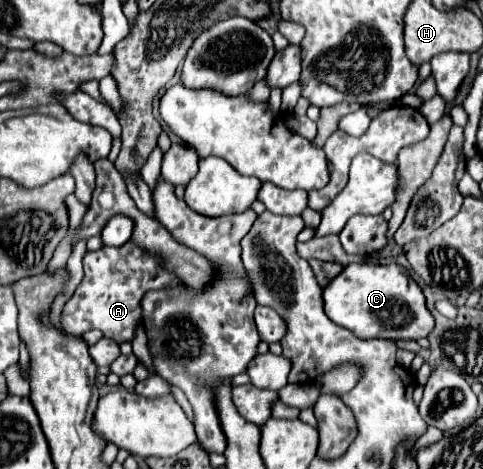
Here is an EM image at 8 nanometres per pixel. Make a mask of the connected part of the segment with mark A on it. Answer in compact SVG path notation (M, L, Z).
M130 241L120 246L120 248L102 246L96 252L86 252L82 284L76 288L74 296L66 302L66 308L62 310L62 316L60 316L60 324L70 334L84 334L86 330L96 328L106 338L114 338L116 342L132 340L134 328L142 320L142 316L140 316L140 300L142 300L142 296L148 290L158 290L158 288L164 288L164 286L170 286L170 284L174 286L178 282L182 282L178 276L174 276L172 272L168 272L162 266L158 266L158 260L152 254L146 254L144 250L140 250L136 244Z

